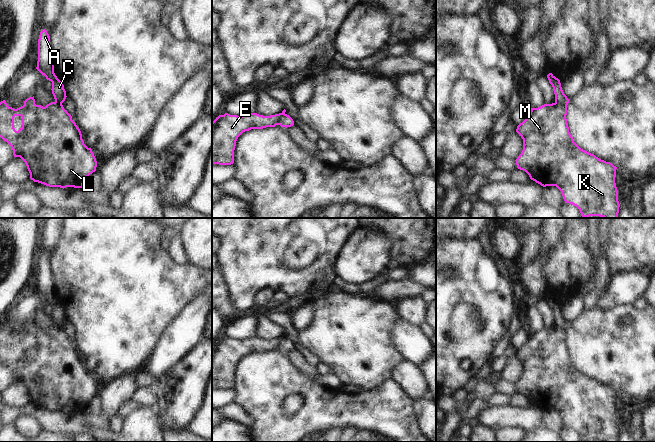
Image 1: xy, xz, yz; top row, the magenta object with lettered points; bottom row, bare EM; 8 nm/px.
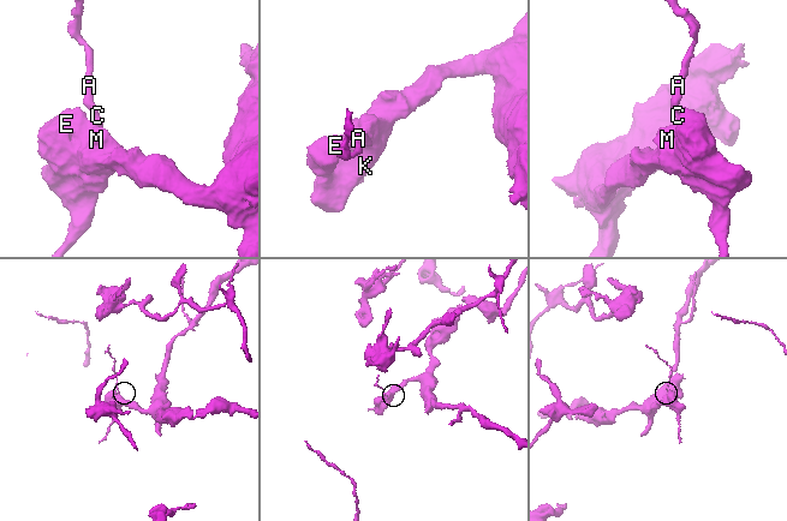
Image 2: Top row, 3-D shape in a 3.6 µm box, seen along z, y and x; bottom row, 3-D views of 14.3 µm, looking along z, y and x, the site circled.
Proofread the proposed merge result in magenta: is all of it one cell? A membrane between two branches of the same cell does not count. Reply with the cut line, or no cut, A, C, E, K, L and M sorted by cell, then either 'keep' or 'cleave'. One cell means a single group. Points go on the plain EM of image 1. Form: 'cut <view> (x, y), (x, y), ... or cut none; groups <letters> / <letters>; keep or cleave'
cut xz (284, 337), (280, 339), (277, 348); groups A C / E K L M; cleave

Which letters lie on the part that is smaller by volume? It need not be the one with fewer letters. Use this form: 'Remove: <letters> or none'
Remove: A, C.

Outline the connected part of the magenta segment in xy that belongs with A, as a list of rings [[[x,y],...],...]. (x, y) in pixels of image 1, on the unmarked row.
[[[45,253],[41,254],[38,263],[38,285],[36,293],[52,306],[52,318],[55,326],[63,327],[66,323],[66,315],[63,307],[54,297],[54,280],[50,270],[50,260]]]

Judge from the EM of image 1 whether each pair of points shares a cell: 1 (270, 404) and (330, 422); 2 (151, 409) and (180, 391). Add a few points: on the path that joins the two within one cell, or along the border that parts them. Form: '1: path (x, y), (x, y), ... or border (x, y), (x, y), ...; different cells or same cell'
1: path (283, 420), (285, 422), (314, 422); same cell
2: border (157, 401), (157, 416), (161, 428); different cells

